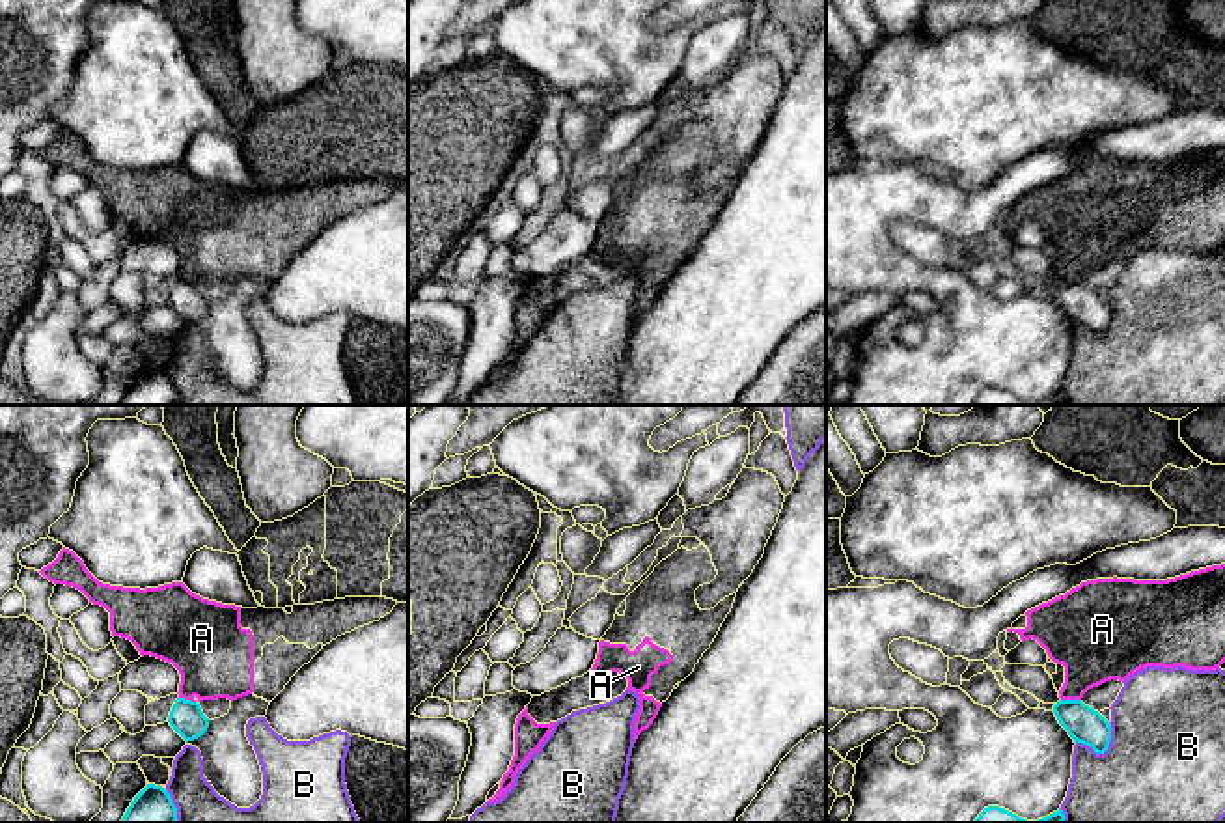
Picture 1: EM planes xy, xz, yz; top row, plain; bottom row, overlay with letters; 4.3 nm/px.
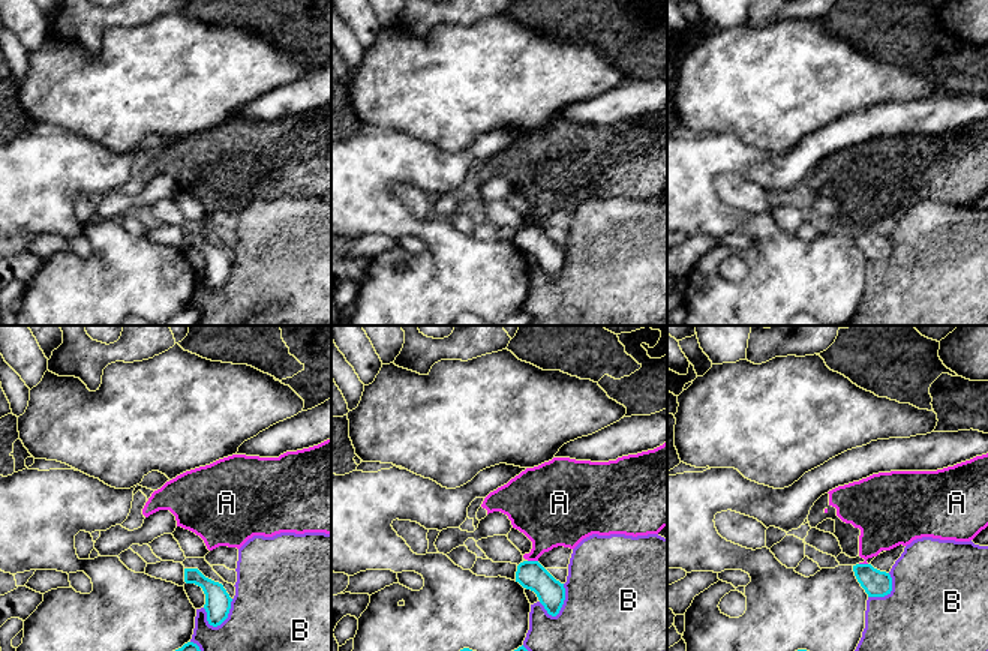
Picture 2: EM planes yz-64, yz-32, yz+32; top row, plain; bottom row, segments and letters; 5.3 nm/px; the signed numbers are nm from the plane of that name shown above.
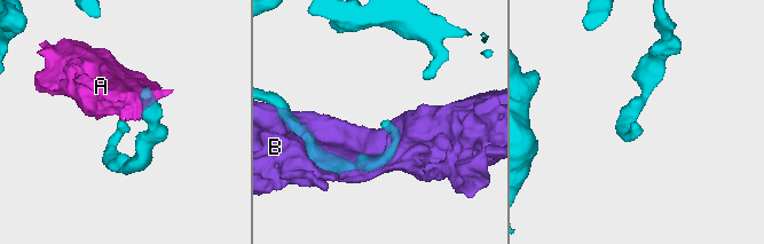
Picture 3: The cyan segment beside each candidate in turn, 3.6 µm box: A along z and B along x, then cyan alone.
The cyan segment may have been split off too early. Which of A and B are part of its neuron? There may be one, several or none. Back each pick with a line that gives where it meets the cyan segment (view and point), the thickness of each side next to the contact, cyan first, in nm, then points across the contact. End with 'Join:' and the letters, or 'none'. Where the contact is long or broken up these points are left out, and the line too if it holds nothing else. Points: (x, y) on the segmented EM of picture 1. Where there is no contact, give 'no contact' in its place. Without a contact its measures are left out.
Join: none

